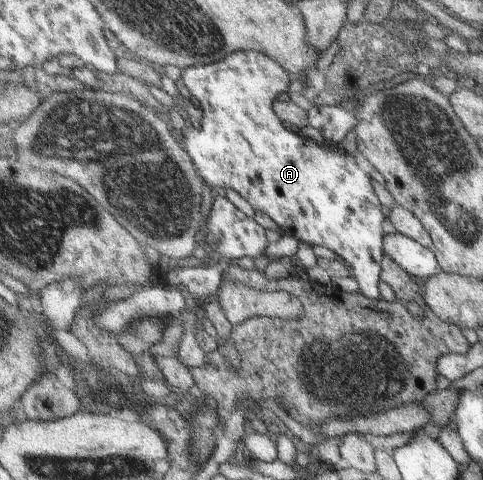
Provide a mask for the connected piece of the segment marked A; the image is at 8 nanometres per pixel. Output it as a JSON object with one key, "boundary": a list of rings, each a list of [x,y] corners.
{"boundary":[[[259,50],[238,51],[232,53],[228,58],[223,58],[222,62],[202,63],[185,68],[182,81],[188,88],[190,95],[199,100],[201,109],[206,112],[206,116],[204,120],[200,120],[201,127],[199,129],[186,126],[184,147],[192,155],[205,182],[209,183],[213,189],[218,190],[221,194],[226,187],[235,189],[256,210],[268,214],[286,234],[295,236],[300,241],[313,246],[330,248],[342,256],[348,265],[352,266],[354,275],[360,281],[362,292],[370,298],[380,299],[382,298],[380,282],[383,281],[383,266],[386,262],[386,235],[387,229],[390,228],[390,214],[386,214],[386,206],[382,205],[381,198],[378,198],[378,186],[374,186],[374,170],[366,170],[367,156],[359,148],[358,154],[345,154],[339,148],[335,151],[328,150],[328,148],[324,148],[324,144],[320,144],[321,142],[308,136],[307,131],[288,130],[284,126],[285,122],[278,116],[275,109],[275,97],[280,96],[282,92],[289,92],[292,80],[291,74],[287,72],[281,62],[276,62],[272,56],[262,54]]]}

